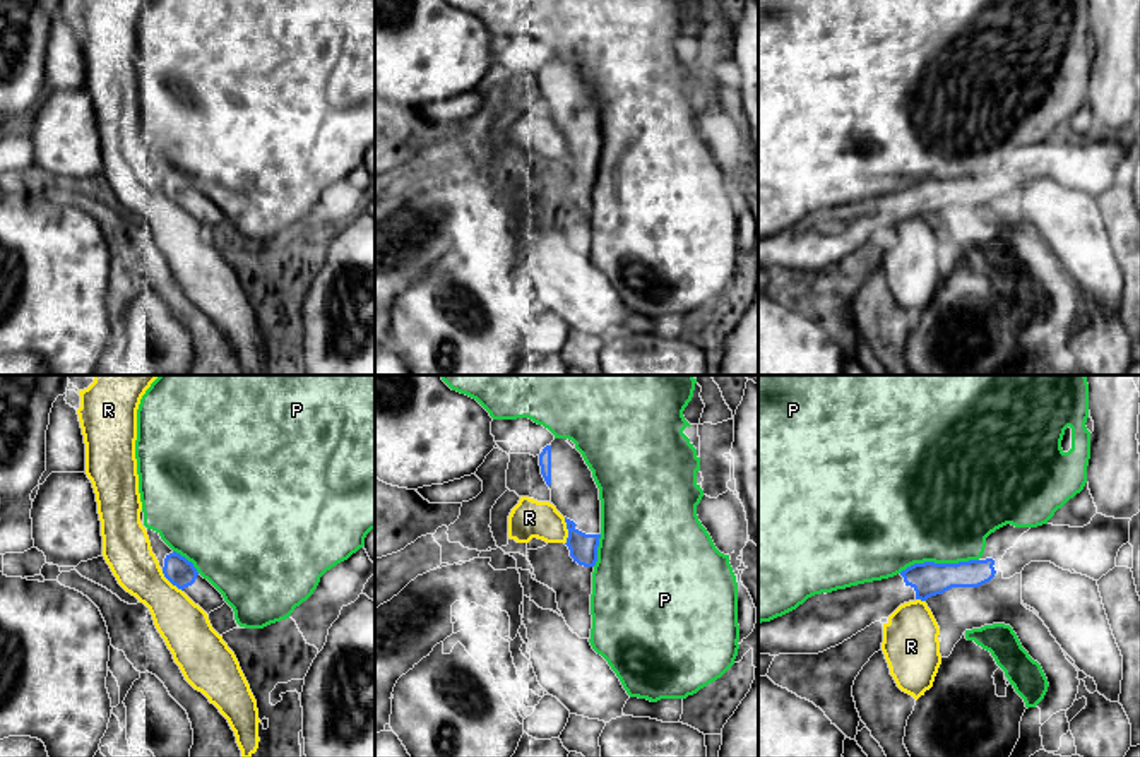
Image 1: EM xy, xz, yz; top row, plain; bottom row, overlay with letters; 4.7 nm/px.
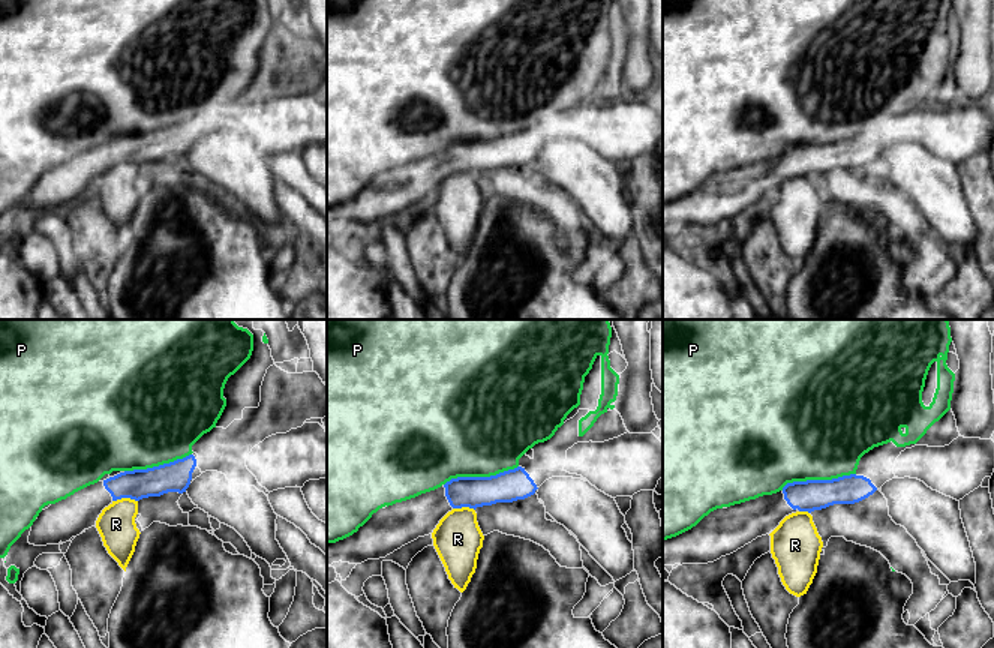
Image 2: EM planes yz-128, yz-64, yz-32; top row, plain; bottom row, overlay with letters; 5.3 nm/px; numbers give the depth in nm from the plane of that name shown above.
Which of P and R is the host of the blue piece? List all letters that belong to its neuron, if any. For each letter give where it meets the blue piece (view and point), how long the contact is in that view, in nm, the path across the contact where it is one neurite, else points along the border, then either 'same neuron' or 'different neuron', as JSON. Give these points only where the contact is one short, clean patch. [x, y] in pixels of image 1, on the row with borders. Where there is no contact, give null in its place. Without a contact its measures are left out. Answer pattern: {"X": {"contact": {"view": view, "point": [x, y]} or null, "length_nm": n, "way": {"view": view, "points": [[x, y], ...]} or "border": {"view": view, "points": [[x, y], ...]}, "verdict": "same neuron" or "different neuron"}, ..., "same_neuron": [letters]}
{"P": {"contact": {"view": "yz", "point": [938, 564]}, "length_nm": 380, "verdict": "different neuron"}, "R": {"contact": {"view": "xz", "point": [569, 531]}, "length_nm": 130, "verdict": "different neuron"}, "same_neuron": []}

